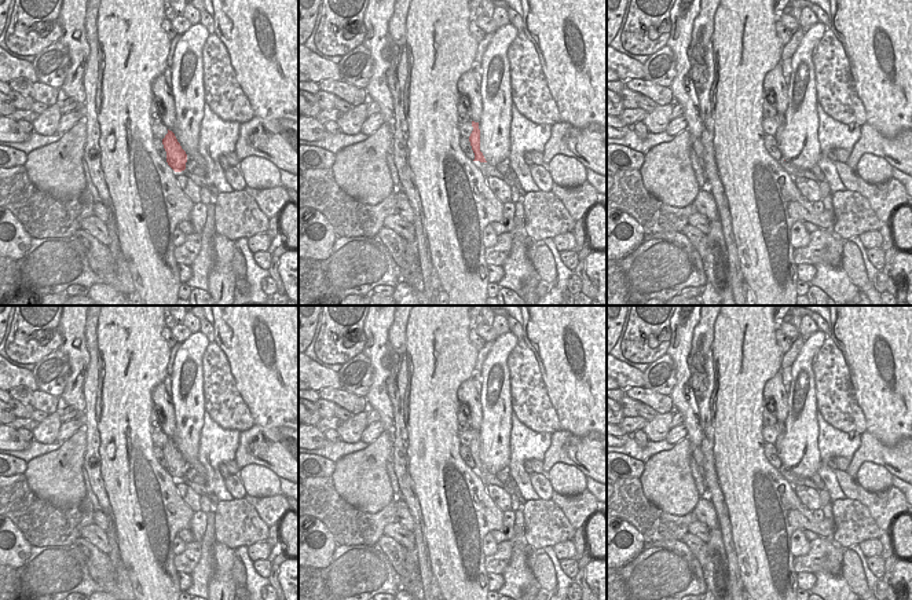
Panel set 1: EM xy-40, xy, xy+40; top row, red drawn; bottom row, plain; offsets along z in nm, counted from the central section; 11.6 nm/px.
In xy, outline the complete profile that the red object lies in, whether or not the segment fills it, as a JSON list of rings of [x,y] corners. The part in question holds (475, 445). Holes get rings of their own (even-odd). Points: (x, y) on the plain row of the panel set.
[[[472,429],[473,439],[469,444],[469,450],[472,454],[472,458],[475,461],[475,468],[473,469],[480,469],[480,471],[487,471],[483,461],[480,460],[480,438],[479,438],[479,431]]]

